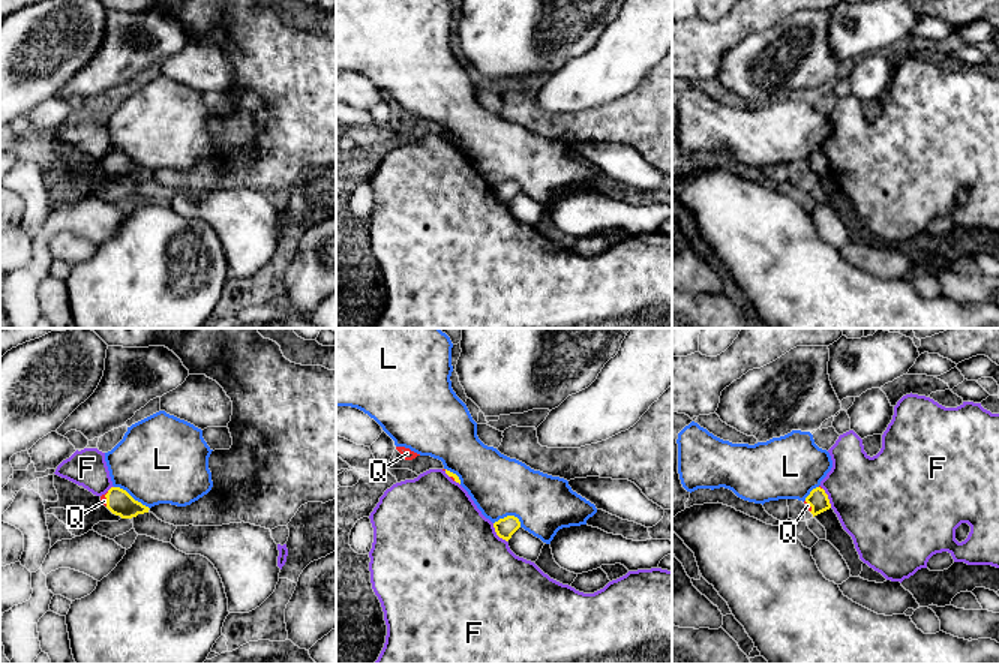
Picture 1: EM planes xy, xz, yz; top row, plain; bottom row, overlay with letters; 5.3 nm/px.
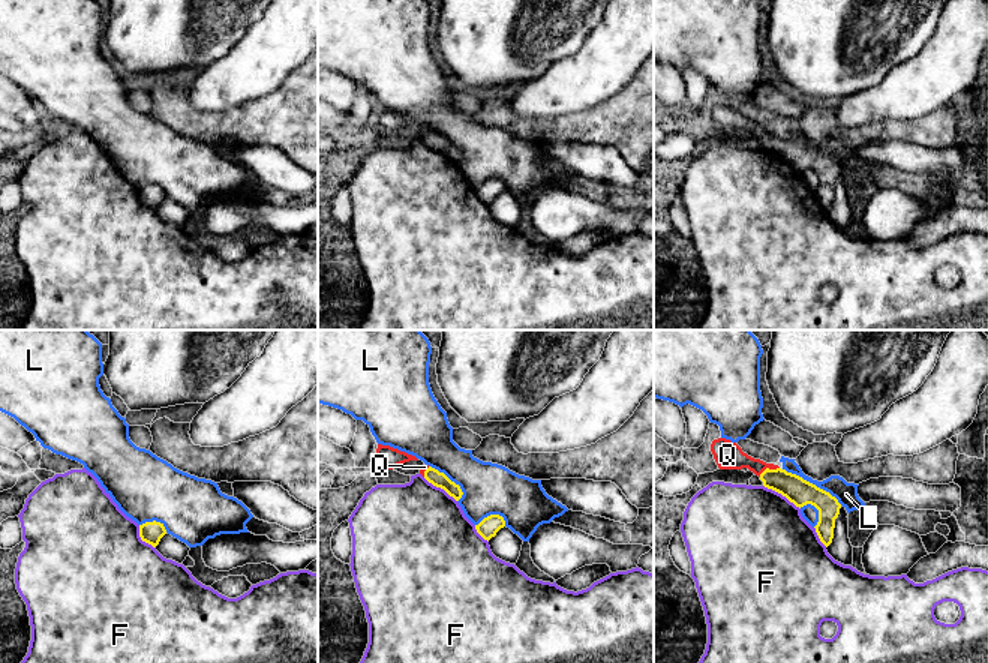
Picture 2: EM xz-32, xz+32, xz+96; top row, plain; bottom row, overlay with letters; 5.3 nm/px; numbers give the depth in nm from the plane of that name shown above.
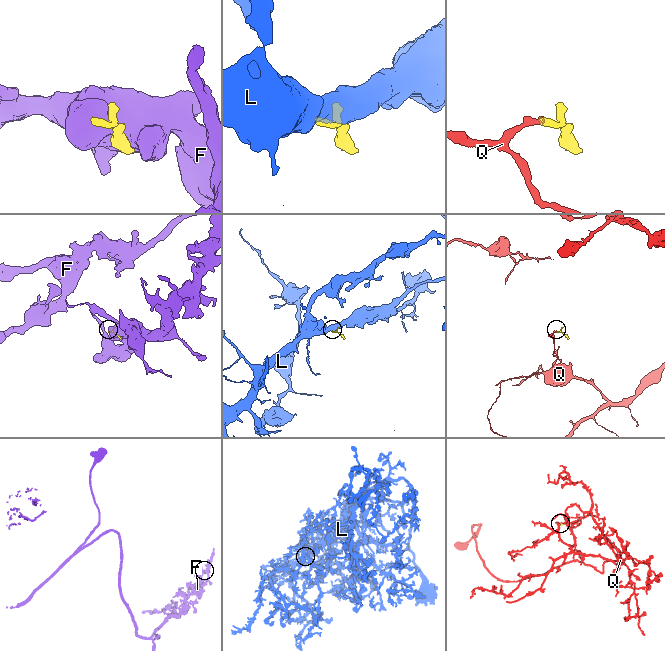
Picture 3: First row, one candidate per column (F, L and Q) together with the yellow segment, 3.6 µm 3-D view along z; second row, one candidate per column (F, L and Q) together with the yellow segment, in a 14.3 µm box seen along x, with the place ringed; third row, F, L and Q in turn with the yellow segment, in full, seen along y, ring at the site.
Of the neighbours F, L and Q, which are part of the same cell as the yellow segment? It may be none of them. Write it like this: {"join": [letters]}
{"join": ["Q"]}

